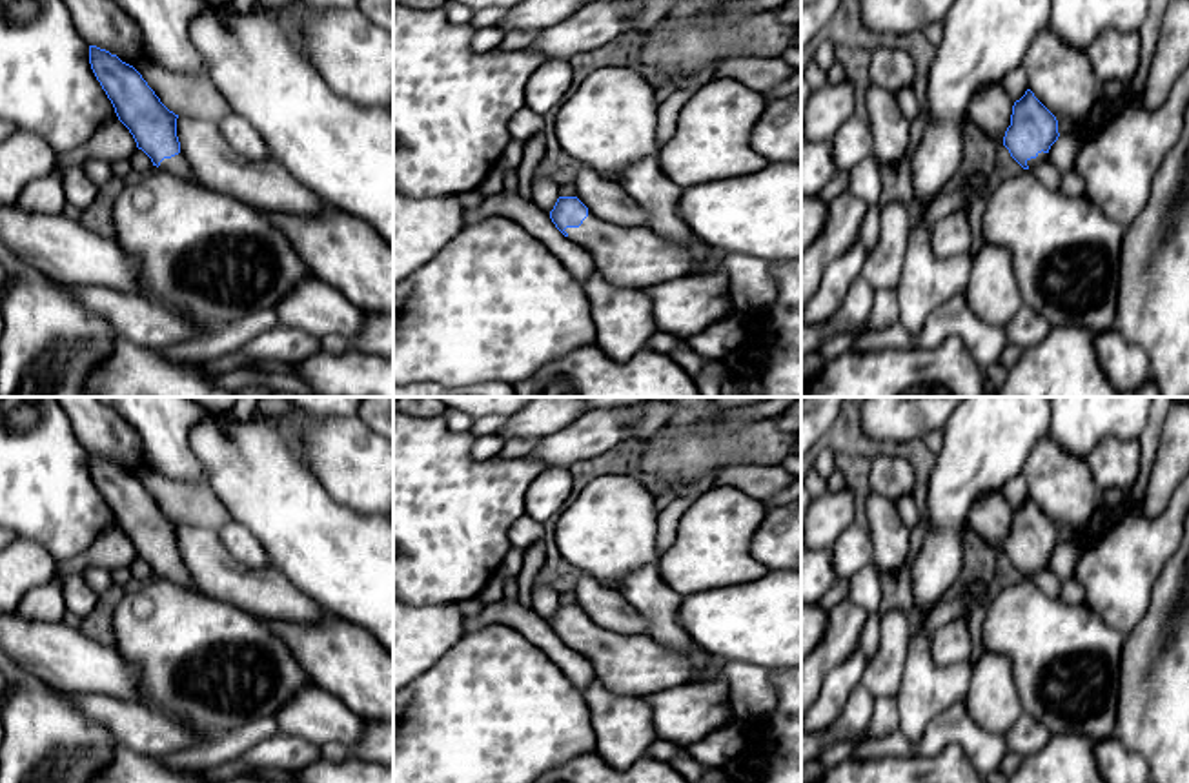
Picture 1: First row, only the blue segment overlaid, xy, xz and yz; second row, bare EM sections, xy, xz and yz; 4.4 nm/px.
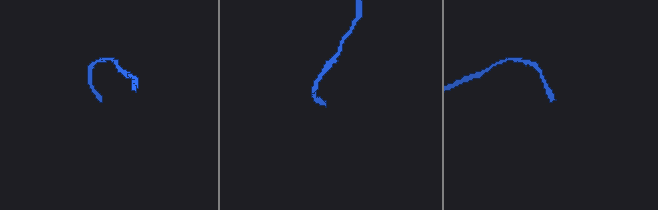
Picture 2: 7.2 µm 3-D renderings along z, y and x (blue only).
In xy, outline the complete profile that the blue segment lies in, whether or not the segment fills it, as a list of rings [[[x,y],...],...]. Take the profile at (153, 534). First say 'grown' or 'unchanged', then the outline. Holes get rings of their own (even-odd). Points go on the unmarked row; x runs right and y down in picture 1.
grown; [[[98,397],[55,399],[69,417],[76,441],[89,453],[91,477],[118,528],[153,574],[257,615],[288,643],[313,685],[340,699],[364,721],[393,721],[393,656],[364,626],[328,612],[275,564],[251,568],[239,563],[222,544],[218,532],[169,519],[137,479],[137,466],[155,470],[144,457],[135,428]]]

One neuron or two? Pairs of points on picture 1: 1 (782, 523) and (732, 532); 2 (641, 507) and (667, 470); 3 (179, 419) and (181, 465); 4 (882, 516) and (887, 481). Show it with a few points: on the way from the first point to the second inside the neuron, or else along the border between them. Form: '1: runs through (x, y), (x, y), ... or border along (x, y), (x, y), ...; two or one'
1: border along (769, 510), (751, 543), (751, 552), (767, 570); two
2: border along (643, 479), (650, 488); two
3: runs through (179, 430), (179, 454); one
4: border along (873, 490), (893, 503); two

